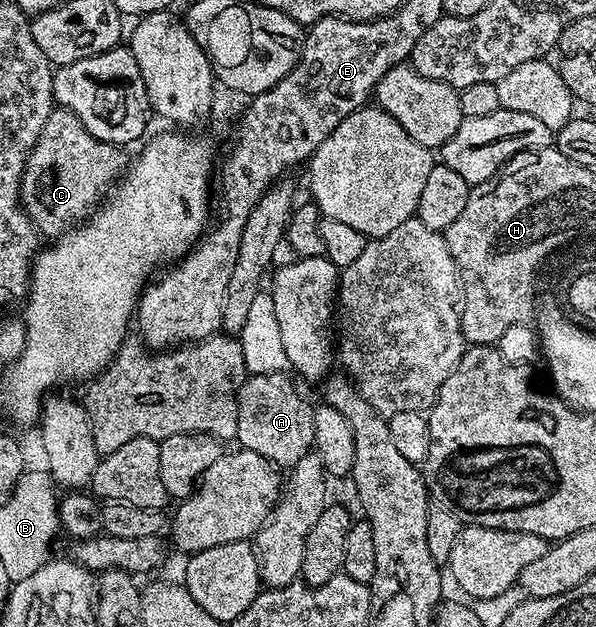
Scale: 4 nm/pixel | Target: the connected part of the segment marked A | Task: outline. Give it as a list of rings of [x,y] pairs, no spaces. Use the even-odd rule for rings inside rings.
[[[285,372],[249,375],[238,393],[238,429],[235,442],[245,451],[265,455],[277,468],[291,469],[313,450],[313,408],[304,404],[300,391]]]

